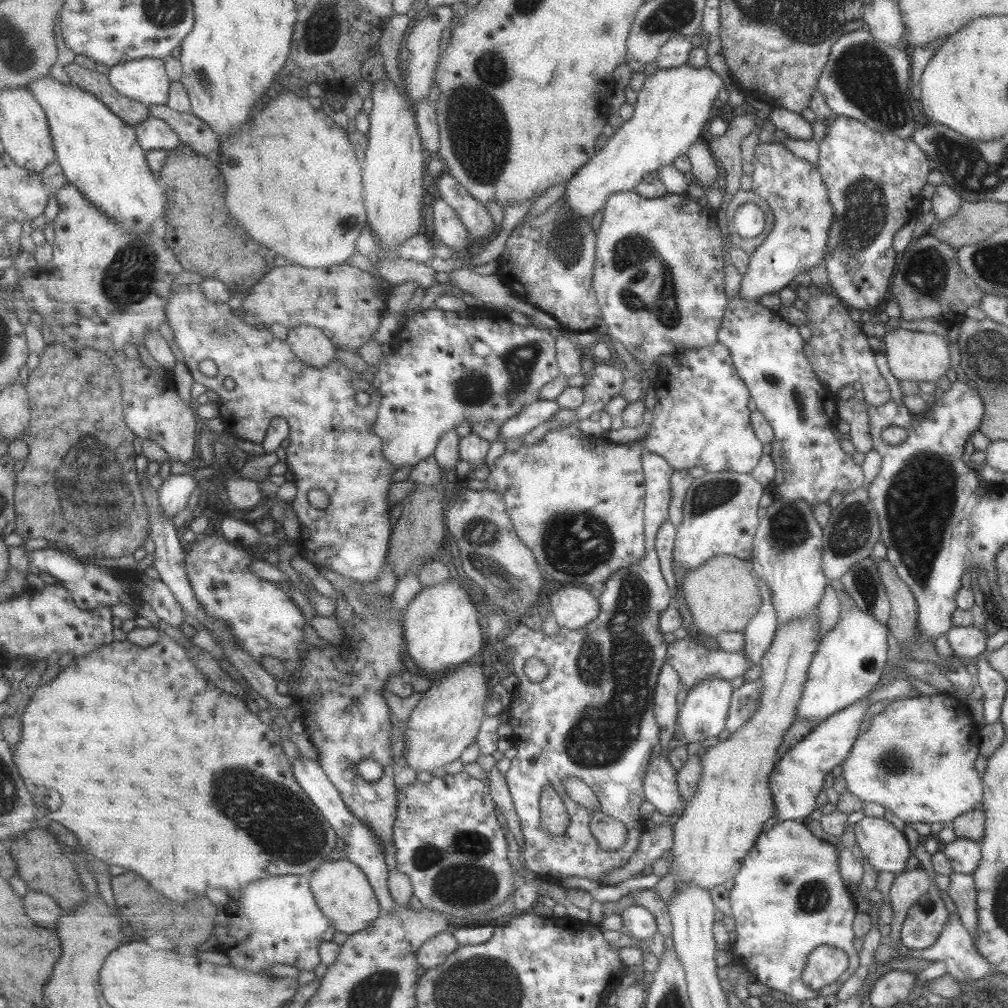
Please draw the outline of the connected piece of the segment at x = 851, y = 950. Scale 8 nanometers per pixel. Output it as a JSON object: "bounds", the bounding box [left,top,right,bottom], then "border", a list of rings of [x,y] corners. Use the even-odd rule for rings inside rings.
{"bounds":[729,820,858,1000],"border":[[[780,820],[769,823],[743,858],[741,868],[733,878],[734,886],[729,891],[731,918],[734,919],[736,932],[736,941],[730,943],[729,952],[736,963],[751,973],[756,981],[785,996],[791,996],[793,1000],[809,1000],[819,995],[836,994],[841,984],[858,968],[858,952],[852,943],[855,937],[851,929],[851,922],[856,914],[854,894],[847,890],[841,879],[837,847],[838,843],[831,839],[815,838],[801,821]],[[821,945],[837,947],[846,952],[848,966],[837,981],[816,991],[801,982],[801,973],[807,956]]]}

